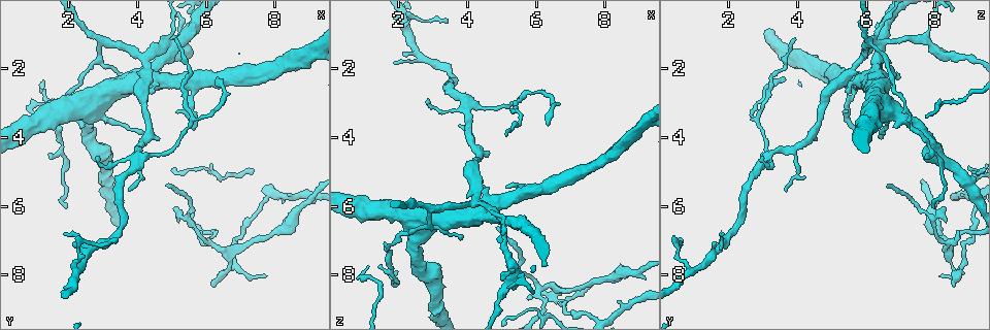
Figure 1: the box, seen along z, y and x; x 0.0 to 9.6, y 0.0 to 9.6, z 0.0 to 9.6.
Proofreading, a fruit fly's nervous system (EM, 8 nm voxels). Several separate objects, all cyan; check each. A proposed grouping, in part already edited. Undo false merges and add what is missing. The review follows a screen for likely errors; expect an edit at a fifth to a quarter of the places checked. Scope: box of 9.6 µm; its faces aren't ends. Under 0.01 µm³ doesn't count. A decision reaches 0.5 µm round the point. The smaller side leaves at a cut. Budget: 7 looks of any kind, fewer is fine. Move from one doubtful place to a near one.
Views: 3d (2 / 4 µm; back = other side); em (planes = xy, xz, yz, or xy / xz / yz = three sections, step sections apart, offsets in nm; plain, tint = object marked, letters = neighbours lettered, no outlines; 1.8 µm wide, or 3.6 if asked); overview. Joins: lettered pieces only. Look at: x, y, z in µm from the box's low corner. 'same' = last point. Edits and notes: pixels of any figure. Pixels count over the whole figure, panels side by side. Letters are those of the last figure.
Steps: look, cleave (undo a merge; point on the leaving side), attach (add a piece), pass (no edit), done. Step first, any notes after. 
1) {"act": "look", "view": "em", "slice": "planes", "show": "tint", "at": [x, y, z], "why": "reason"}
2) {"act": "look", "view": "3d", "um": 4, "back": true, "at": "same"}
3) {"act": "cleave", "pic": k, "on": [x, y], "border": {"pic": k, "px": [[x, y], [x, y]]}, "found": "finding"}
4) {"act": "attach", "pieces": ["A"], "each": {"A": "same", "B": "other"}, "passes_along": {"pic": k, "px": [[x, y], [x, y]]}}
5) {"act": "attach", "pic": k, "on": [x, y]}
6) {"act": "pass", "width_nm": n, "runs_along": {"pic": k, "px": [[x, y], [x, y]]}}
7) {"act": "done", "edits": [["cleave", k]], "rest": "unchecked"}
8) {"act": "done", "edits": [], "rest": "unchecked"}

{"act": "look", "view": "em", "slice": "planes", "show": "letters", "at": [8.95, 5.85, 7.90], "why": "thick turns thin"}

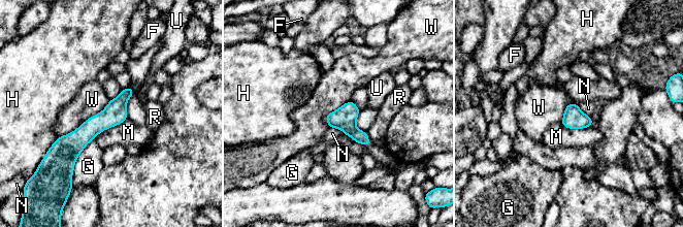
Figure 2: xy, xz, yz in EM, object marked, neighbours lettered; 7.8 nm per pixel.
{"act": "pass", "longest_contact_nm": ["W", 500], "each": {"F": "other", "G": "other", "H": "other", "M": "other", "N": "other", "R": "other", "U": "other", "W": "other"}, "found": "one neuron here"}

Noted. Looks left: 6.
{"act": "look", "view": "3d", "um": 4, "back": true, "at": [6.15, 8.30, 8.60], "why": "free end"}

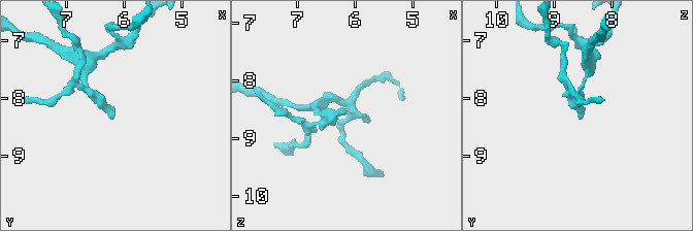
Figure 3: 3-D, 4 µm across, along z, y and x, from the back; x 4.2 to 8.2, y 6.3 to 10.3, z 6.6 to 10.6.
{"act": "look", "view": "em", "slice": "planes", "show": "letters", "at": [6.20, 8.30, 8.55], "why": "shape alone is not enough"}

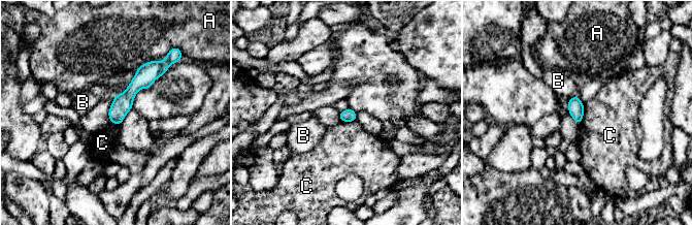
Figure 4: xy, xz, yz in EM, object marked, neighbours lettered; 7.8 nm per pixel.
{"act": "cleave", "pic": 4, "on": [149, 72], "width_nm": 100, "each": {"A": "other", "B": "other", "C": "other"}, "part_leaving": {"pic": 4, "px": [[155, 68], [131, 90], [113, 120]]}, "found": "two neurons meet here"}

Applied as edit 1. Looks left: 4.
{"act": "look", "view": "overview"}

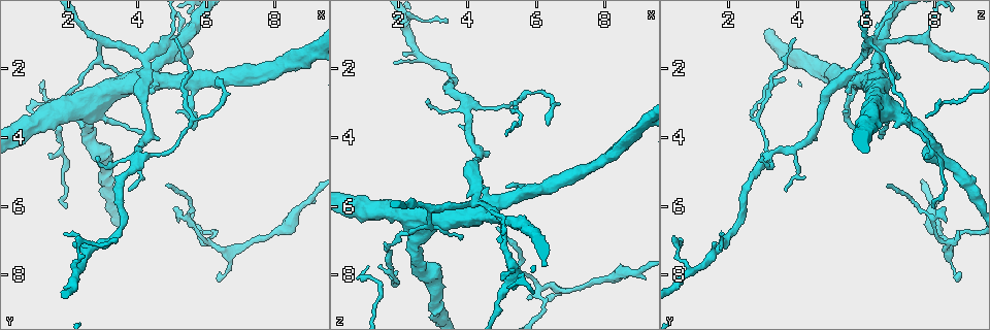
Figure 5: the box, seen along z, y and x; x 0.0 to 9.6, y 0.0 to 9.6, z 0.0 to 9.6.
{"act": "look", "view": "em", "slice": "planes", "show": "letters", "at": [4.85, 5.40, 6.55], "why": "tapers out"}

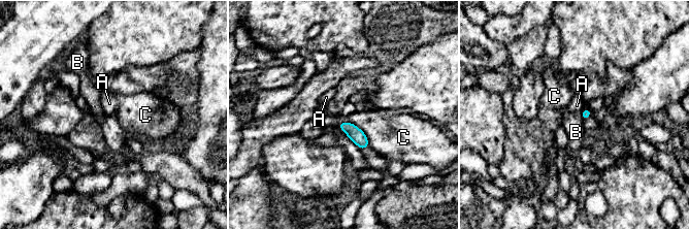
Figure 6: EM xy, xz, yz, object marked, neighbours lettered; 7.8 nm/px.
{"act": "pass", "width_nm": 70, "each": {"A": "other", "B": "other", "C": "other"}, "border": {"pic": 6, "px": [[585, 107], [580, 115]]}, "found": "none of them fits"}

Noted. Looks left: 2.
{"act": "done", "edits": [["cleave", 4]], "rest": "unchecked"}

